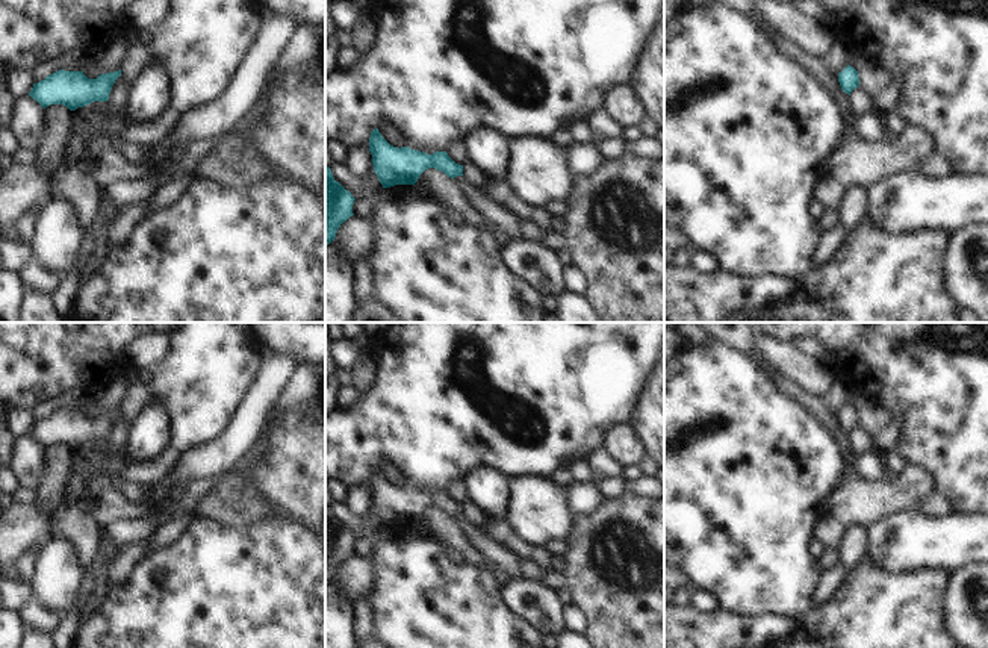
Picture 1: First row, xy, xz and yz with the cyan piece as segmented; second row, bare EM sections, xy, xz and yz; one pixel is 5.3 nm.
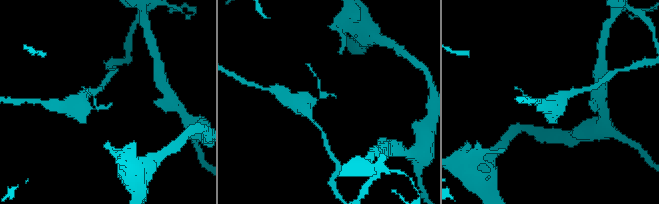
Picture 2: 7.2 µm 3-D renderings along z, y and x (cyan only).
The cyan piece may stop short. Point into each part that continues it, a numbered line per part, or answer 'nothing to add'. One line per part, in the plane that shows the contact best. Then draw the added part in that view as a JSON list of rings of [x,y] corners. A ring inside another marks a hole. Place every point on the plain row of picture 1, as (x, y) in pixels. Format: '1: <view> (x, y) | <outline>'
nothing to add

